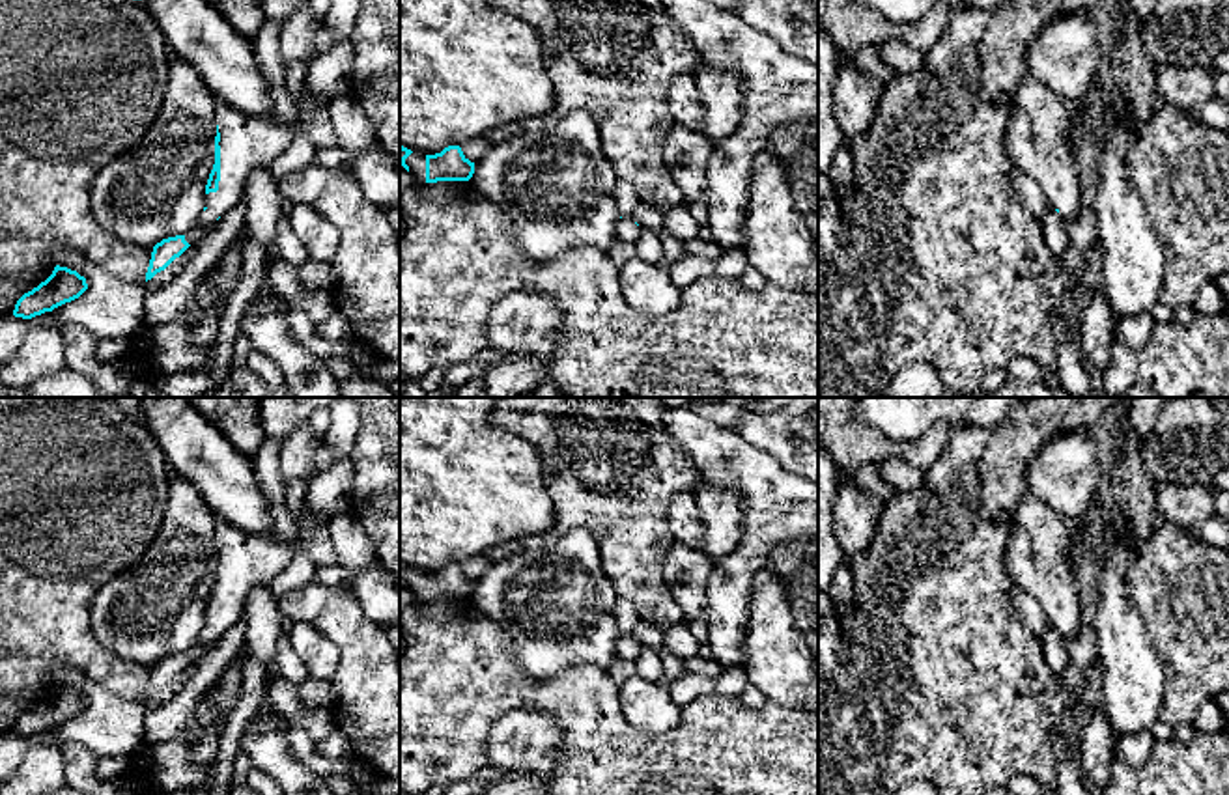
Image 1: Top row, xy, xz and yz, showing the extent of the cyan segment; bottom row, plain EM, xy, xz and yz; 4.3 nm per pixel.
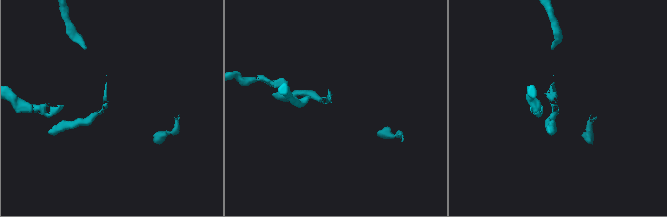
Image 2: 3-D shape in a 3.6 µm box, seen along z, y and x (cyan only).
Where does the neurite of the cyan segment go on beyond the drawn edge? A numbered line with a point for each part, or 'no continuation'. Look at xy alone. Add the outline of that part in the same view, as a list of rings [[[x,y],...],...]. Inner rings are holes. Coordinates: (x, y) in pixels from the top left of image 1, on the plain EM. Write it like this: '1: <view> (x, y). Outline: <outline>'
1: xy (247, 560). Outline: [[[217,517],[215,537],[220,551],[219,608],[205,612],[205,629],[185,653],[194,662],[219,635],[245,614],[245,601],[252,588],[273,582],[293,558],[293,545],[280,536],[260,536],[239,530]]]

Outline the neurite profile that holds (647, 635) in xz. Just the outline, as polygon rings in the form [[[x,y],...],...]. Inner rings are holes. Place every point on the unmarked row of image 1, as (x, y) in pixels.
[[[639,621],[631,631],[631,636],[643,646],[650,649],[659,649],[663,646],[663,631],[648,621]]]

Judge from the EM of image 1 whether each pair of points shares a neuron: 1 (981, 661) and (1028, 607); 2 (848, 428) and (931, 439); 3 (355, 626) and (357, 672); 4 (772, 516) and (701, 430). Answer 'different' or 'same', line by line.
1: different
2: same
3: same
4: same

